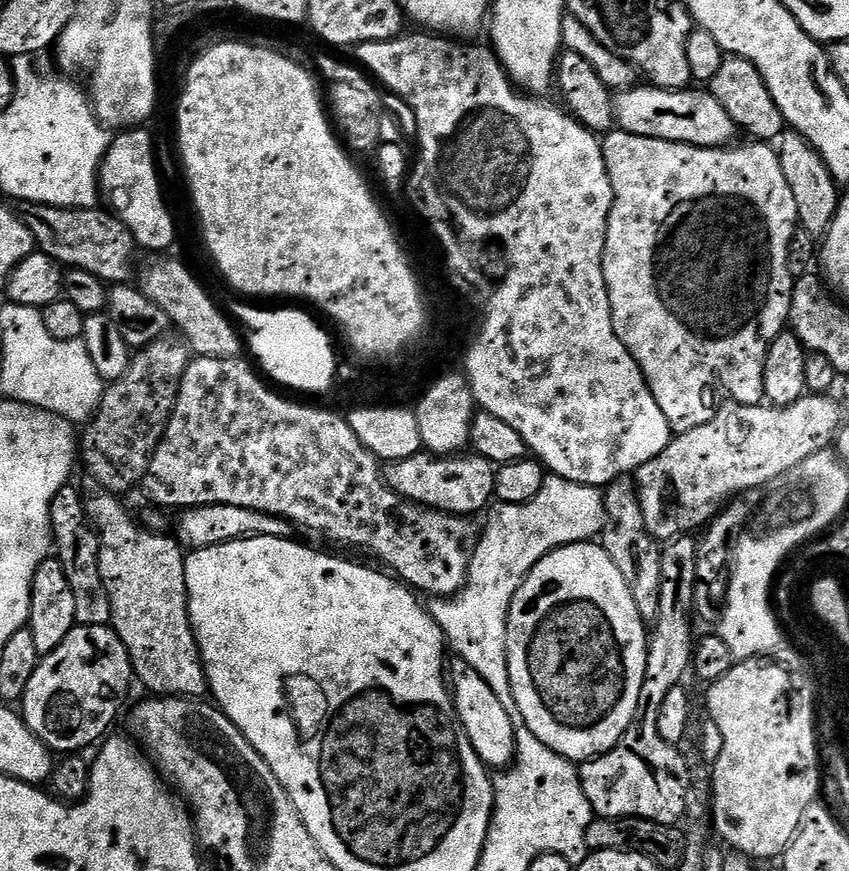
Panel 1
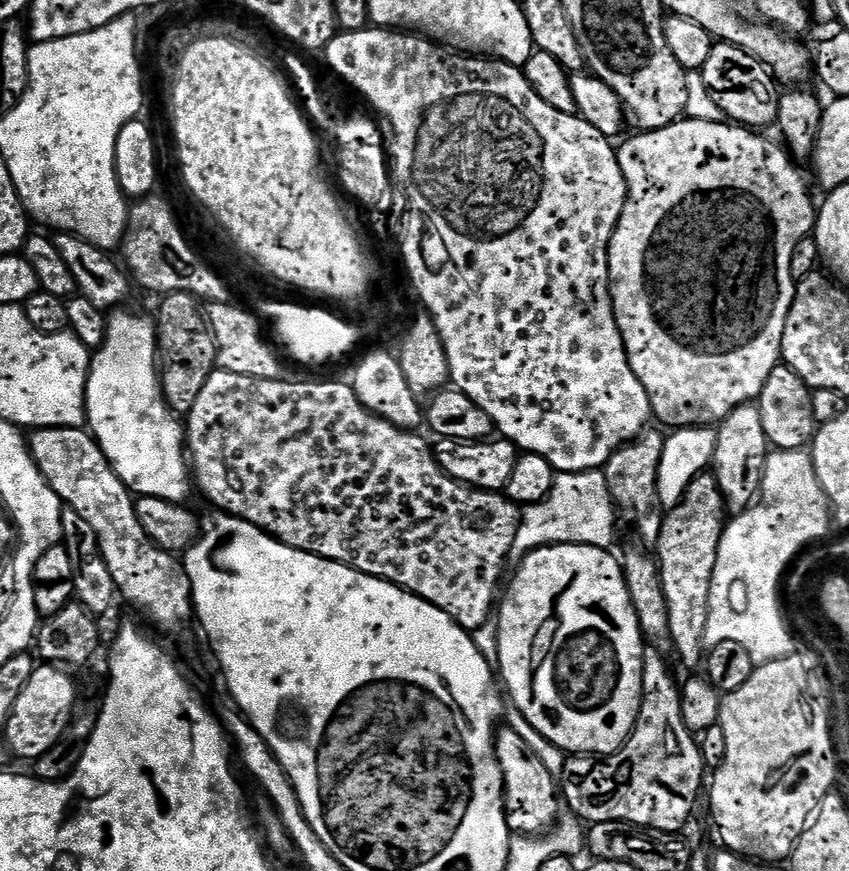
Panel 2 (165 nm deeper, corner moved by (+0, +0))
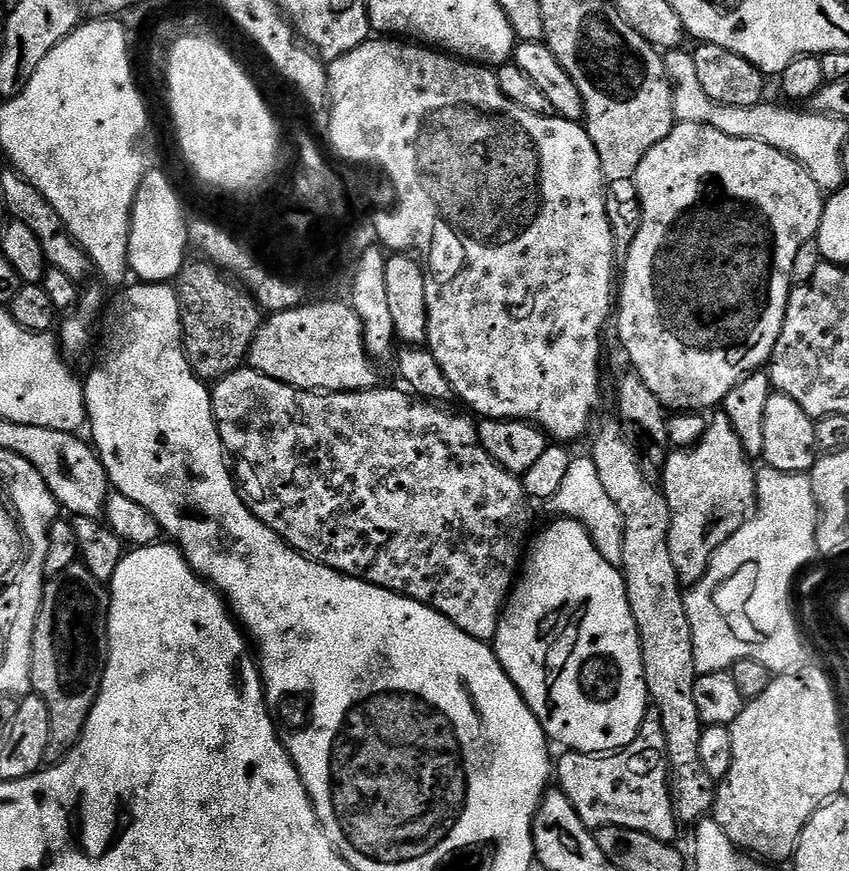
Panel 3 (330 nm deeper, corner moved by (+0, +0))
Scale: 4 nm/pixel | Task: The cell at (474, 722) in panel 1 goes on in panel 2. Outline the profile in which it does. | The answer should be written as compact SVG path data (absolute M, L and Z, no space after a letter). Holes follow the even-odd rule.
M507 726L501 727L496 734L496 757L502 766L504 778L504 813L508 819L508 830L521 836L539 836L551 829L561 815L562 800L558 795L557 777L526 746L522 734Z

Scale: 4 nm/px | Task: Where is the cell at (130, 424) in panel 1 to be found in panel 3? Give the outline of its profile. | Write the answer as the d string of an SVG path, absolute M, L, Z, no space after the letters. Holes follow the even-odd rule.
M185 263L176 275L174 287L180 303L184 331L184 353L199 380L215 382L245 367L248 351L262 326L262 309L239 283L233 282L215 264Z

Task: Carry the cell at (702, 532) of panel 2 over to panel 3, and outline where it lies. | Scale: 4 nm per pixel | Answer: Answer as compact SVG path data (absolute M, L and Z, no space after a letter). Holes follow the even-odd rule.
M722 414L713 416L704 437L690 448L669 451L662 469L662 487L670 506L670 558L684 586L704 577L716 551L756 510L757 469L752 469L753 461L742 450L734 426Z

